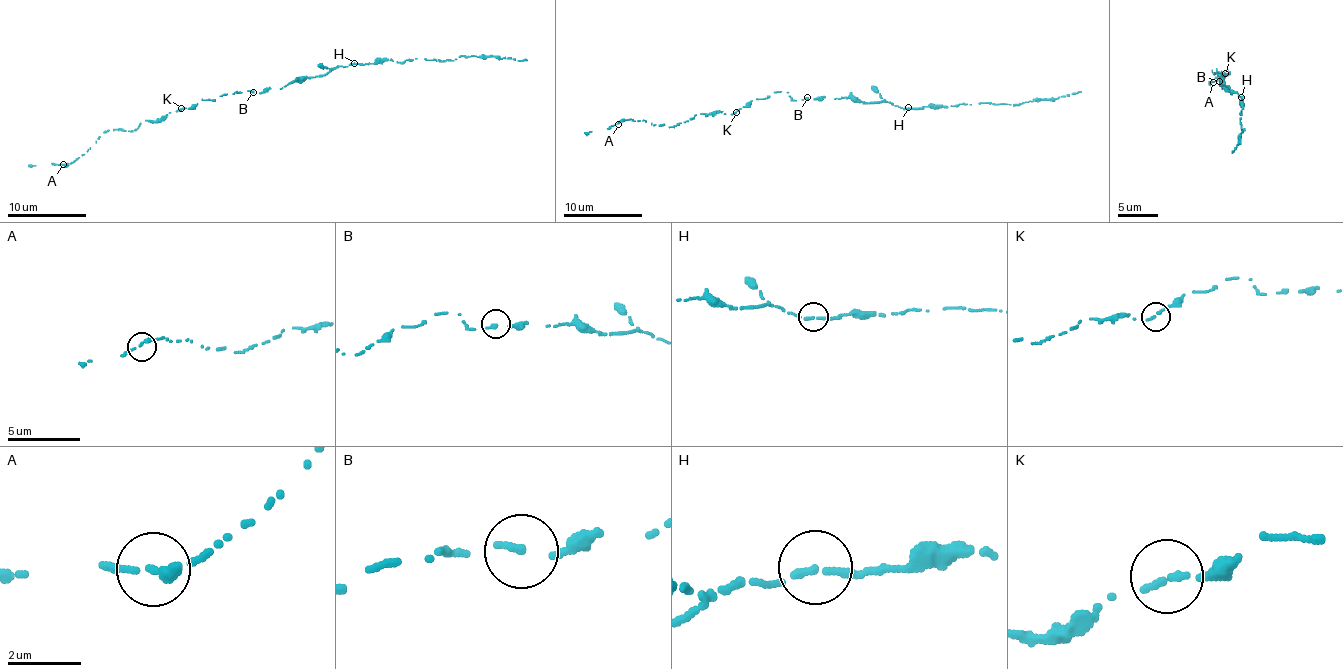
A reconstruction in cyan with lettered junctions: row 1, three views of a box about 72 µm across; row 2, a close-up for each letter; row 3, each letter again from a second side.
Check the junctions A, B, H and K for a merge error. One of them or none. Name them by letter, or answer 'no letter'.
no letter

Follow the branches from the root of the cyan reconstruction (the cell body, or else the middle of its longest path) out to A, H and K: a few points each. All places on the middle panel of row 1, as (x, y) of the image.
A: (807, 97), (776, 92), (734, 113), (695, 114), (671, 127), (630, 119), (618, 124)
H: (807, 97), (855, 97), (862, 102), (882, 100), (894, 106), (908, 107)
K: (807, 97), (793, 100), (787, 92), (776, 92), (766, 99), (750, 100), (736, 112)

